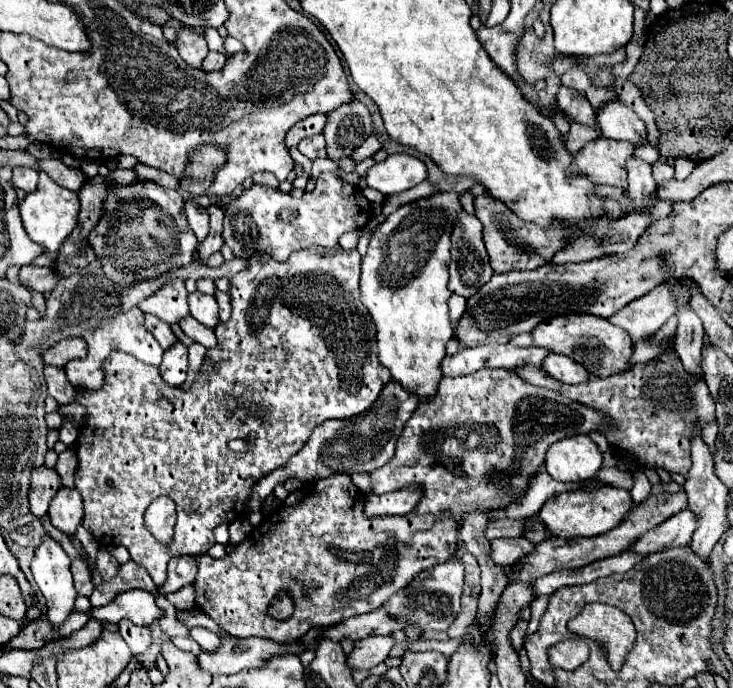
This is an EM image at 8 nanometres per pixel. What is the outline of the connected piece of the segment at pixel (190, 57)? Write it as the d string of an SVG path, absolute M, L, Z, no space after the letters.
M180 27L178 29L178 37L174 39L174 45L176 45L180 57L188 65L192 65L192 67L200 67L202 59L208 53L206 41L198 33L194 33L192 29L188 29L188 27Z

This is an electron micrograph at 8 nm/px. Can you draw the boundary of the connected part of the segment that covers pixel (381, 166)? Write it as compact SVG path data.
M396 153L370 167L364 179L368 187L390 195L422 183L426 179L426 167L420 159L408 153Z

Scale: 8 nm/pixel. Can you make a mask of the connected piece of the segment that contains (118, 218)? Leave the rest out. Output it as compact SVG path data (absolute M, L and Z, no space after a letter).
M152 181L108 187L102 215L88 235L88 243L104 275L118 291L126 291L134 283L156 279L172 269L190 265L198 251L198 239L184 215L184 197Z

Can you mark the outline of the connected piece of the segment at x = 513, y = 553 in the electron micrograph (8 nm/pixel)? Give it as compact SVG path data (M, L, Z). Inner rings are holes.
M494 539L490 543L490 559L496 565L502 567L512 567L520 557L528 555L534 549L534 545L526 539Z

